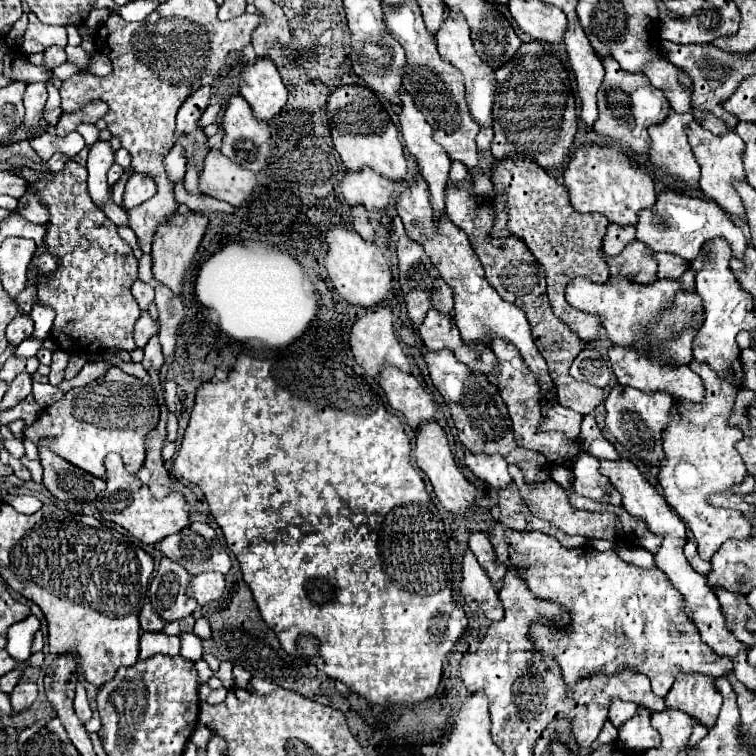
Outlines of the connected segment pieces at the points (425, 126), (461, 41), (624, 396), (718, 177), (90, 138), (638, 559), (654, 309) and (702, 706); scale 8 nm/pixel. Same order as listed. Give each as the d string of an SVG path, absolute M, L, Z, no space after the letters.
M402 92L400 94L400 114L398 114L398 120L400 120L400 126L402 126L402 136L404 136L404 142L406 142L406 148L408 152L416 158L418 166L420 166L420 172L424 176L424 180L428 182L428 190L430 190L430 204L434 208L434 212L444 212L444 190L446 190L446 184L448 184L448 172L450 172L450 158L446 154L446 150L436 144L432 140L432 126L424 120L422 112L416 110L414 106L414 100L408 92Z
M446 8L446 20L444 20L442 28L436 32L436 42L438 42L440 56L444 60L448 60L452 66L456 66L466 78L468 110L470 110L474 122L478 122L478 126L480 126L480 132L476 136L476 144L480 150L486 150L492 144L492 106L494 106L494 90L496 90L494 68L490 68L488 64L484 64L480 60L480 56L476 54L476 50L472 46L470 28L466 24L466 18L460 12L454 12L454 8Z
M622 384L612 386L610 394L604 400L604 406L606 406L606 428L616 436L616 440L620 444L624 444L624 448L628 448L634 454L634 458L638 458L638 460L646 458L646 462L652 464L654 472L658 470L660 460L662 460L662 432L664 432L664 428L666 428L666 424L670 420L672 404L674 404L674 400L672 400L672 396L668 392L650 392L650 394L646 394L646 392L638 392L636 388L626 388Z
M696 118L694 122L688 124L688 140L690 146L694 150L694 156L702 168L700 174L700 186L704 190L704 194L714 200L718 206L724 208L724 212L732 214L732 216L744 216L744 206L742 200L734 188L734 180L744 180L744 168L742 168L742 150L744 150L744 142L740 140L740 136L736 132L726 132L726 134L712 134L706 128L702 128L700 118Z
M80 124L80 126L76 128L76 132L82 134L82 138L86 140L86 146L94 144L94 142L98 140L98 134L100 134L100 130L98 130L94 124Z
M616 548L618 556L622 556L622 560L634 560L634 564L642 566L642 568L654 568L654 556L644 550L644 548Z
M686 270L678 280L656 280L654 284L636 284L626 278L608 278L604 284L594 284L592 280L576 278L566 286L566 302L586 314L600 318L600 324L606 328L608 338L618 346L636 346L642 348L642 336L648 334L652 322L662 316L666 304L674 300L674 294L680 290L694 290L694 272Z
M682 674L666 696L666 708L682 710L708 730L716 724L722 696L714 688L714 678L704 674Z

